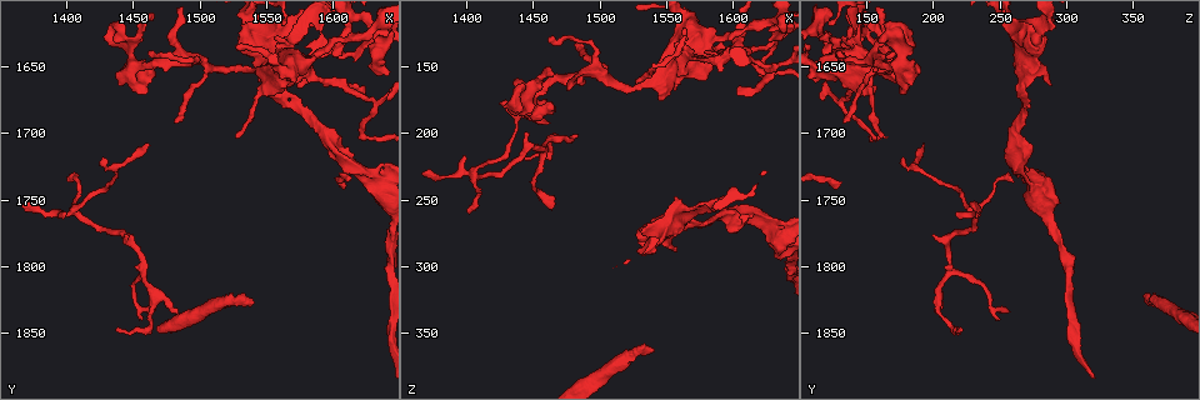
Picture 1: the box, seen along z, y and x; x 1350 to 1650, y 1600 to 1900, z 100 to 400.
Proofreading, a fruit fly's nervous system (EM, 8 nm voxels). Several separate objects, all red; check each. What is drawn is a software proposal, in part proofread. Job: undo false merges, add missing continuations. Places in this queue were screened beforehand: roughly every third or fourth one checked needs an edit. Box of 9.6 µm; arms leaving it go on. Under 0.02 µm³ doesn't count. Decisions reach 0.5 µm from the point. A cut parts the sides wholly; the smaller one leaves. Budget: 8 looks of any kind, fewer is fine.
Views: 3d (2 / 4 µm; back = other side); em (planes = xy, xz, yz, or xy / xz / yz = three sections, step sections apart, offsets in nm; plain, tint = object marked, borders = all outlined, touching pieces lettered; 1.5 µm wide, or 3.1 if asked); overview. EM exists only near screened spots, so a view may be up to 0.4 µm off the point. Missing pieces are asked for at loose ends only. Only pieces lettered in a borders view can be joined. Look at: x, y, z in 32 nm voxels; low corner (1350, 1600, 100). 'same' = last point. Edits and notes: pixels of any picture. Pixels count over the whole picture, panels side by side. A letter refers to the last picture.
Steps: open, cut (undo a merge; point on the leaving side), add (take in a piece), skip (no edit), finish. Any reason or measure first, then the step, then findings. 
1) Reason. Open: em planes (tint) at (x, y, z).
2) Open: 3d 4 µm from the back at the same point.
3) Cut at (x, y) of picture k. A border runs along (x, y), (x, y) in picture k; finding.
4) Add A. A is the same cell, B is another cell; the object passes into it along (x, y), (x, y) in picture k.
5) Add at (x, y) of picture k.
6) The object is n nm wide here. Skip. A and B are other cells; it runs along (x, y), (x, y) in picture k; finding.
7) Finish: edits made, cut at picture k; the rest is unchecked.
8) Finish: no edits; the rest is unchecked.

An open end. Open: em planes (borders) at (1558, 1664, 286).

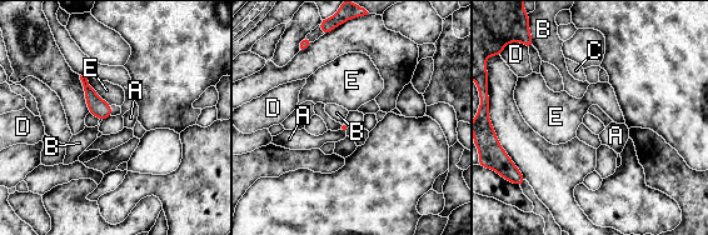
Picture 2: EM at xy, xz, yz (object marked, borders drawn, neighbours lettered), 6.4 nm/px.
Skip. A, B, C, D and E are other cells; a border runs along (344, 120), (339, 123) in picture 2; none of them fits.

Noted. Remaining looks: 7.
Branch stops here. Open: em planes (borders) at (1462, 1638, 132).

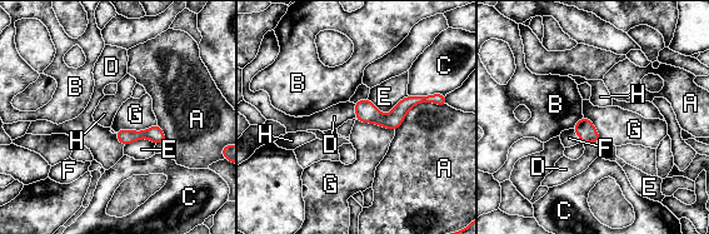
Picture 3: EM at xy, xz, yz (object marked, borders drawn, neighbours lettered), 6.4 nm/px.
Skip. A, B, C, D, E, F, G and H are other cells; a border runs along (156, 123), (141, 130), (114, 132) in picture 3; no lettered piece goes on from it.

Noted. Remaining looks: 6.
Free end. Open: 3d 2 µm at (1482, 1830, 202).

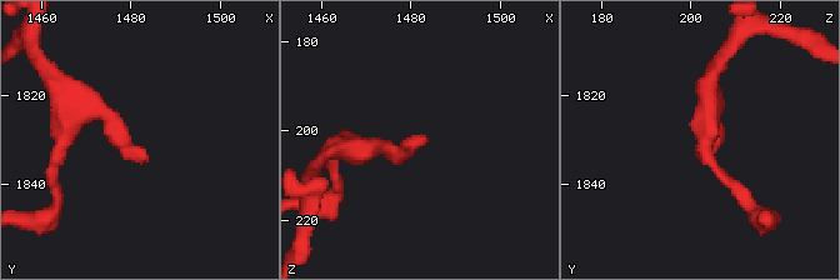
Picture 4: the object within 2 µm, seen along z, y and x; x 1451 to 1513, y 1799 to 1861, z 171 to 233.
Open: em planes (borders) at (1482, 1831, 201).

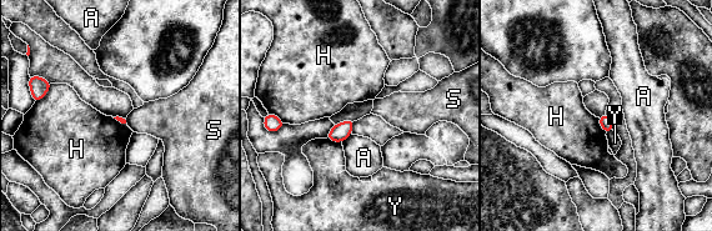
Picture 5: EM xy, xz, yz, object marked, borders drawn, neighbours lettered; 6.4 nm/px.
Skip. A, H, S and Y are other cells; a border runs along (53, 83), (49, 90), (34, 104) in picture 5; none of them fits.

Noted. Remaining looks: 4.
Finish: no edits; the rest is unchecked.

